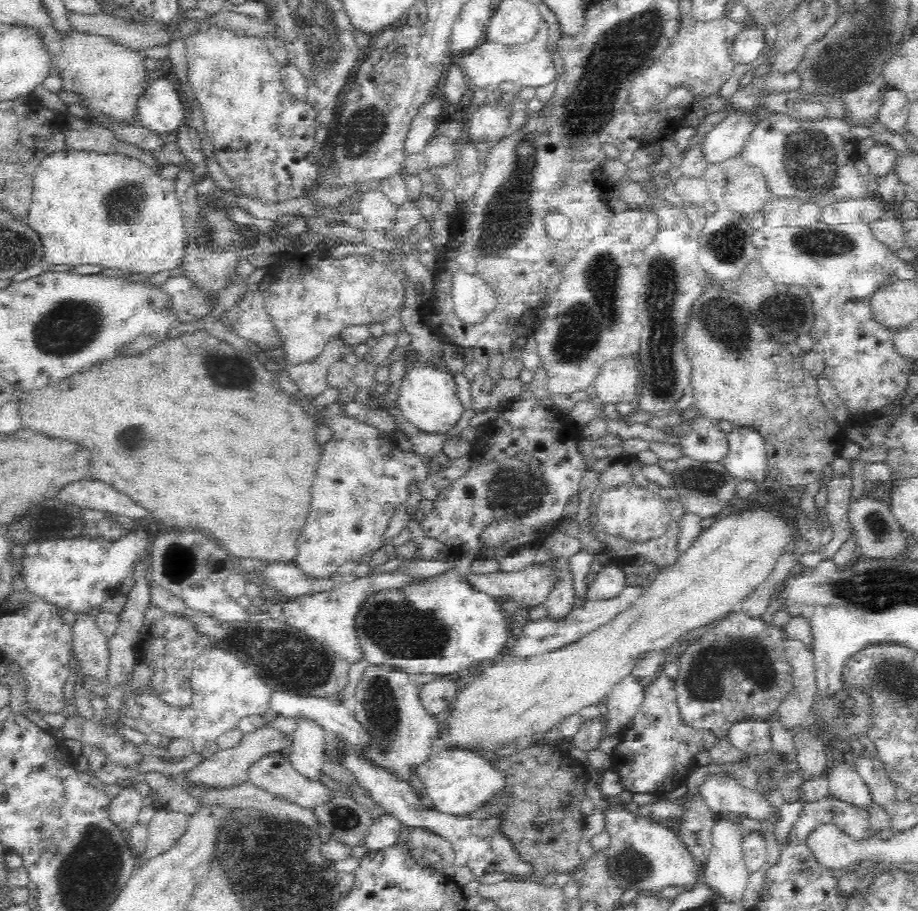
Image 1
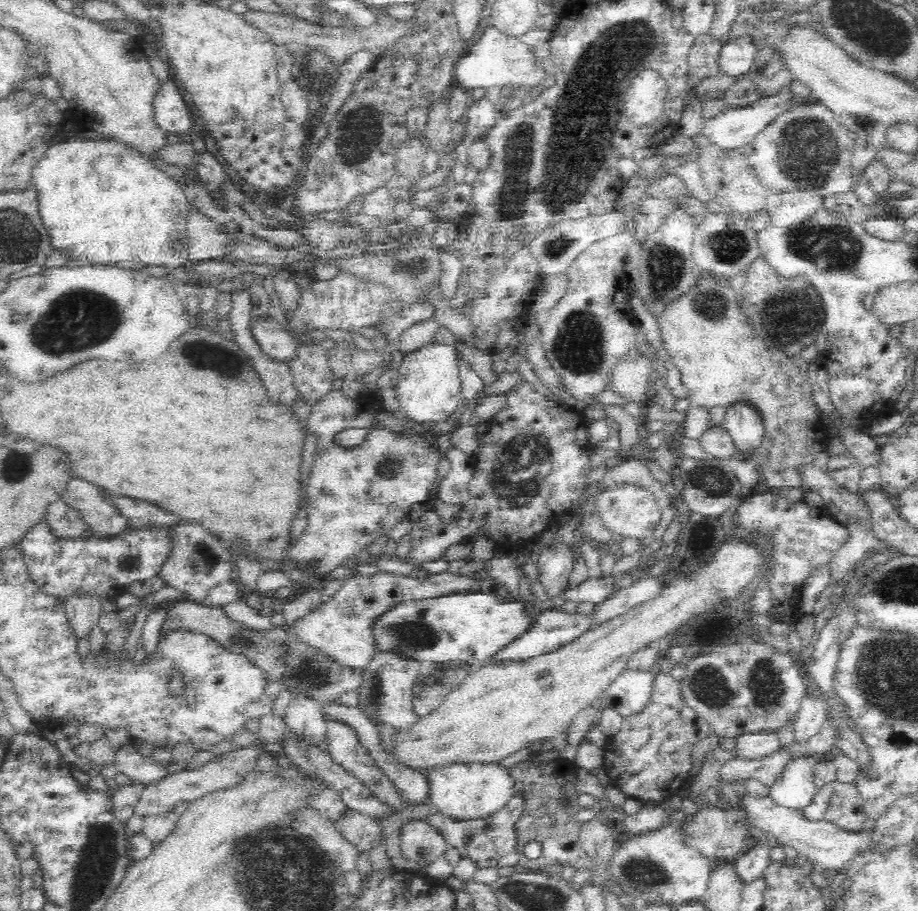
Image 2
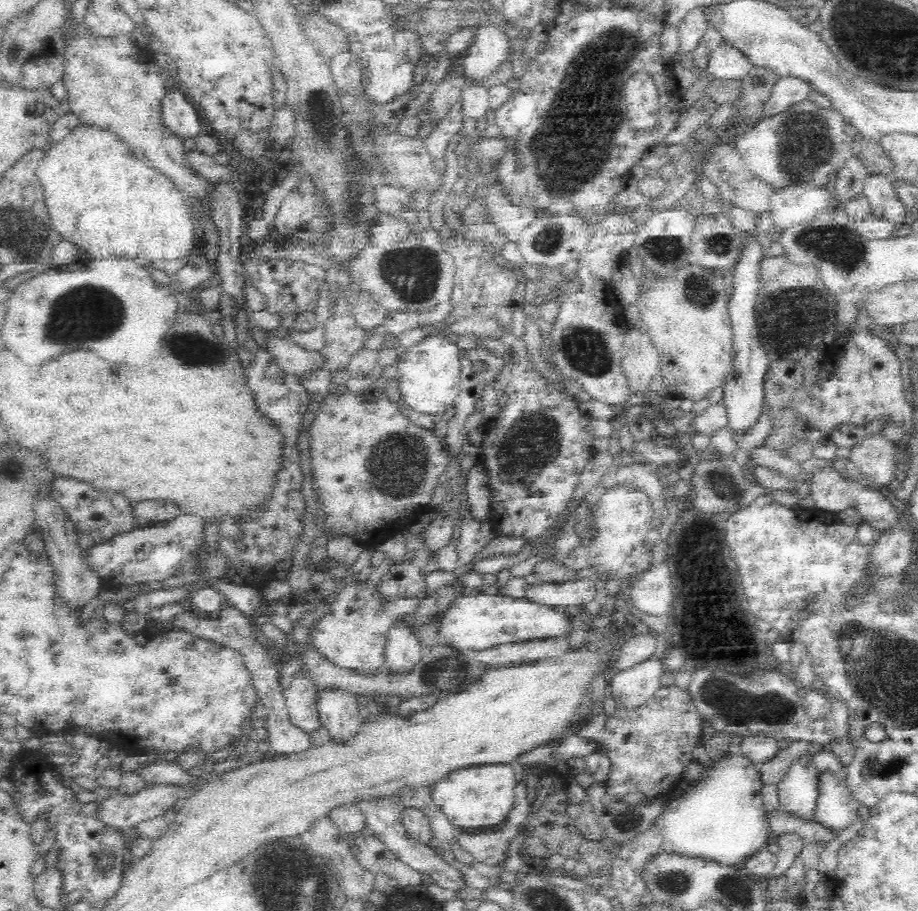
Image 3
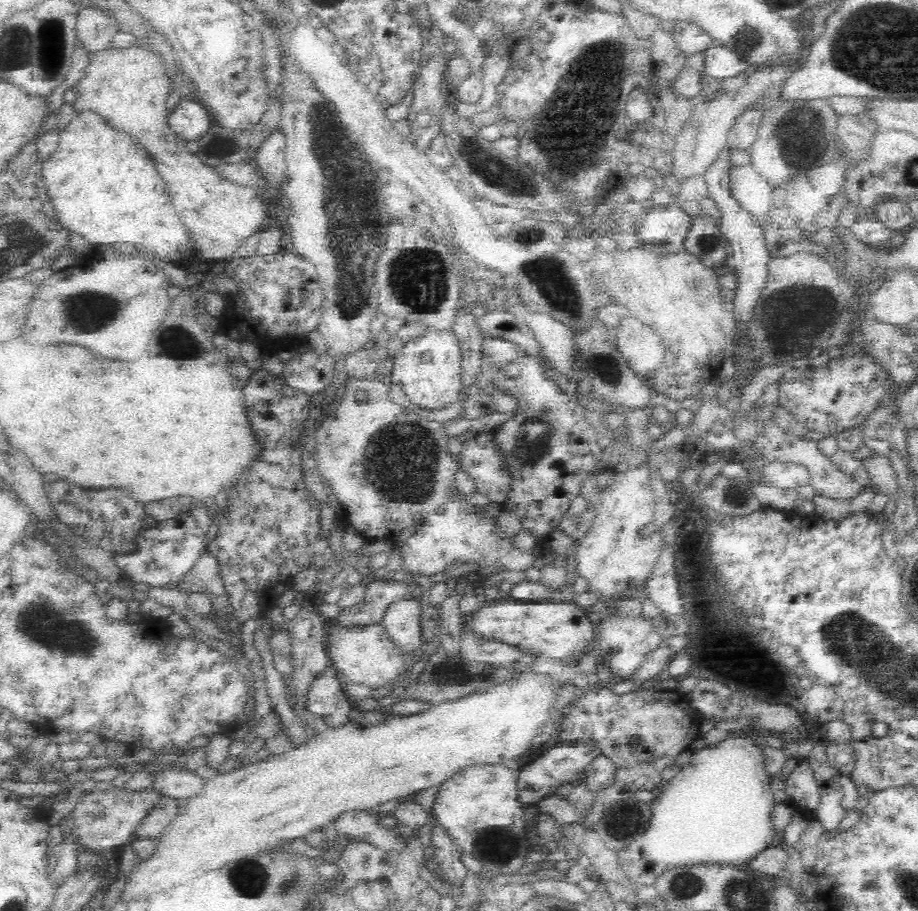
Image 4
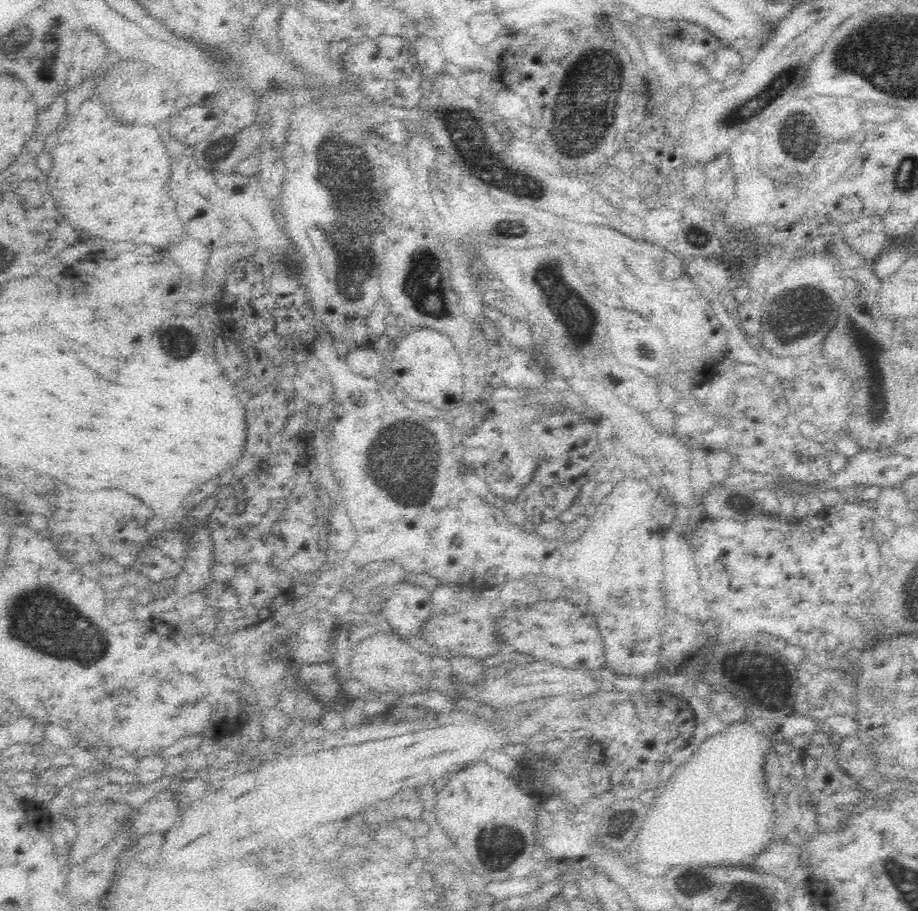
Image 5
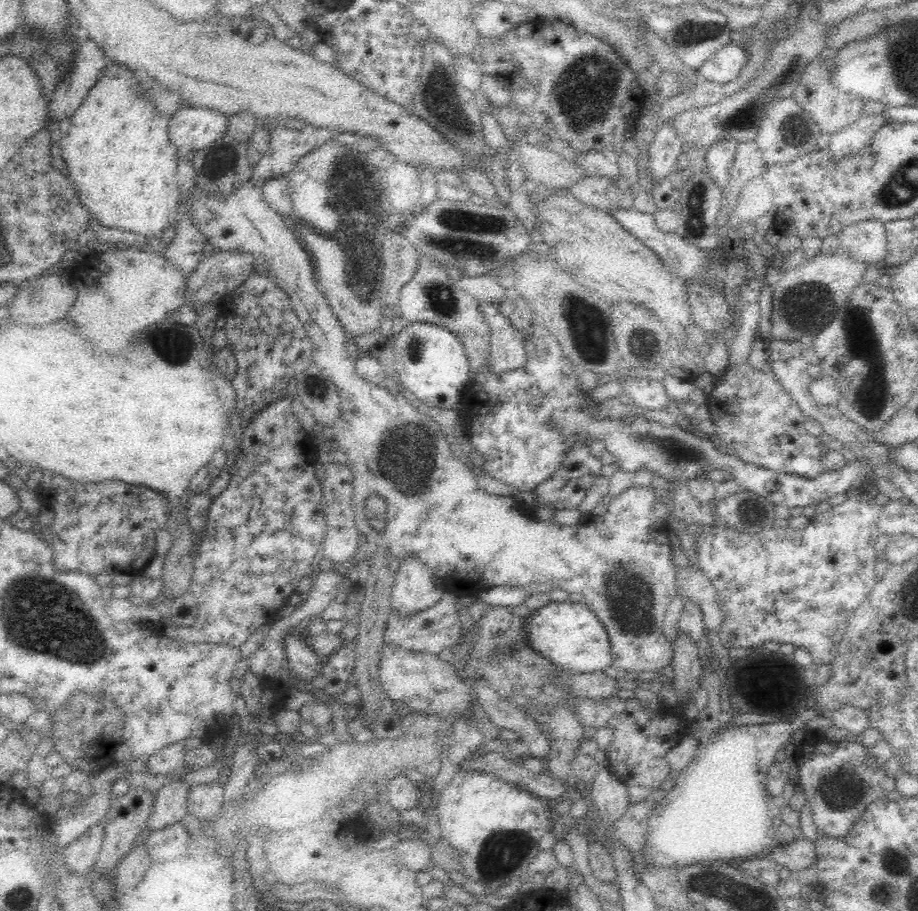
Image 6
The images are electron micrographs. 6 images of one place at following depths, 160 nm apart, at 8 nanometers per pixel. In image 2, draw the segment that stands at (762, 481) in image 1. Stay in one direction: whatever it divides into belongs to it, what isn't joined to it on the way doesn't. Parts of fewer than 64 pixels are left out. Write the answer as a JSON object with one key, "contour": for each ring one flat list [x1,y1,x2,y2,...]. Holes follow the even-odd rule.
{"contour":[[748,399,734,401,726,407,721,427,738,447,738,454,733,458,737,461,746,461,752,456,753,448,761,444,765,429,760,411]]}

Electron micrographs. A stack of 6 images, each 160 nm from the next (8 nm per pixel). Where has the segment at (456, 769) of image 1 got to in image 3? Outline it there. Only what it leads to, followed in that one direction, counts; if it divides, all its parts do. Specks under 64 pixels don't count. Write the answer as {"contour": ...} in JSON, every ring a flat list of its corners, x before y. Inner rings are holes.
{"contour":[[512,764,476,765,454,770,444,780,436,782,431,788,431,798,452,826,466,834,478,834,508,822,514,806,516,786]]}

